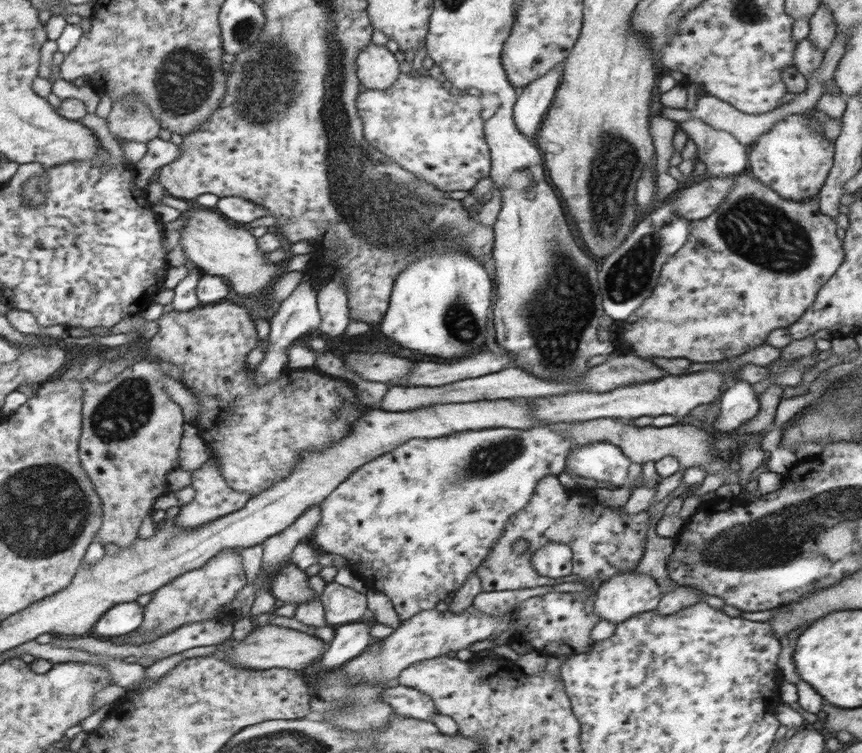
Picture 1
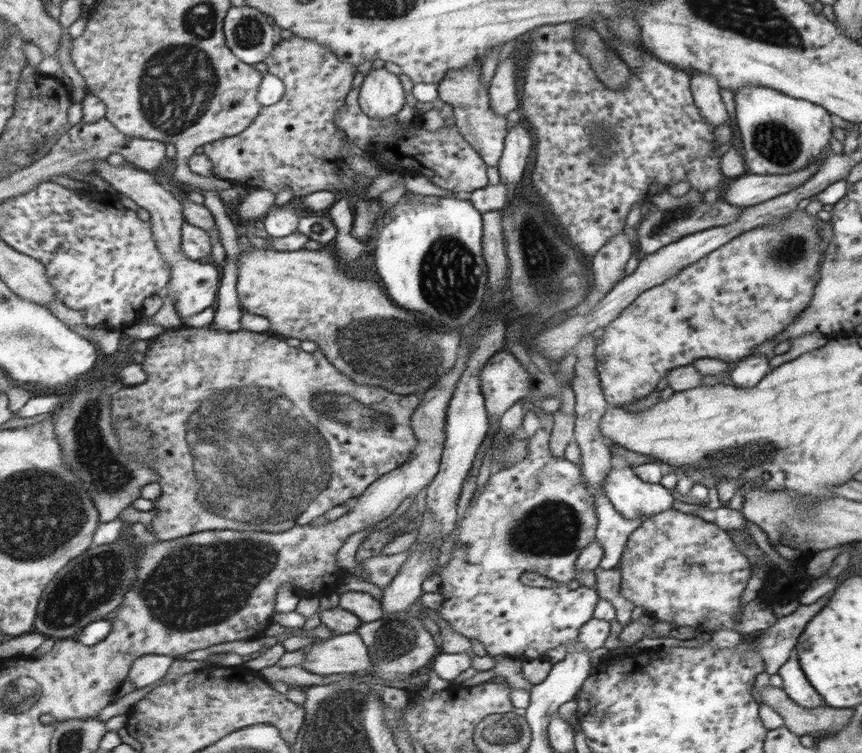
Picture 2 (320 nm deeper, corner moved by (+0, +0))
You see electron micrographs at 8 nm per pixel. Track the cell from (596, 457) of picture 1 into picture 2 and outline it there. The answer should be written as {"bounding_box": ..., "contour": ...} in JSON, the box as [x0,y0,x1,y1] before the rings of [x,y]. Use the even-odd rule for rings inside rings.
{"bounding_box":[603,466,675,518],"contour":[[[632,466],[611,468],[604,479],[603,490],[624,518],[656,516],[672,509],[675,502],[671,490],[660,483],[644,482]]]}

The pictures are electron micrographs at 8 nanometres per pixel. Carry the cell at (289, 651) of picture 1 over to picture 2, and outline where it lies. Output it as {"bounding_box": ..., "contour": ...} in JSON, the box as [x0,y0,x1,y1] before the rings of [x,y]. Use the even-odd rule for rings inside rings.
{"bounding_box":[305,633,373,677],"contour":[[[356,633],[335,635],[316,646],[308,647],[305,667],[313,673],[347,677],[373,670],[370,651]]]}

